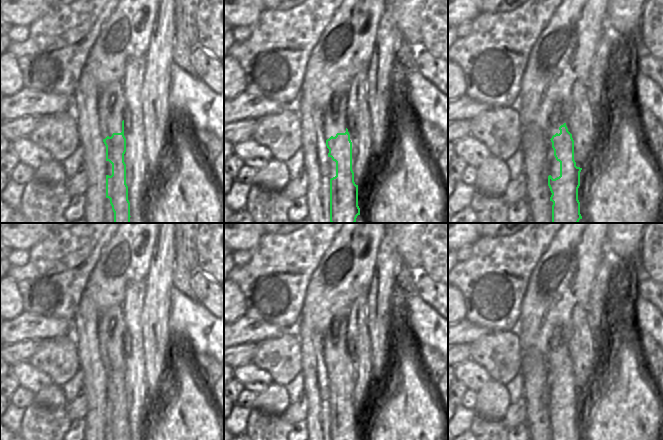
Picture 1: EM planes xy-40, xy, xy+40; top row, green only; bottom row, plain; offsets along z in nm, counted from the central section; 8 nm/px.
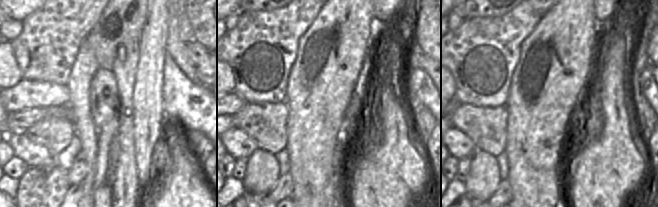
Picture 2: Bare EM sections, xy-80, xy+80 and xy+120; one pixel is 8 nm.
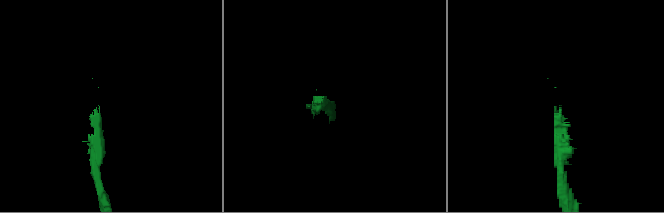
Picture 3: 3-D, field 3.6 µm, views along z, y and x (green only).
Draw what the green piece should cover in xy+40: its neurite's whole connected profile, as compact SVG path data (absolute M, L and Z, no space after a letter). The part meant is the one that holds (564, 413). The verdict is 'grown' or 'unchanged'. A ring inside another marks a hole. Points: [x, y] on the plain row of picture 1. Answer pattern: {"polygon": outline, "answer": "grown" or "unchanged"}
{"polygon": "M559 325L550 340L548 362L560 386L560 400L555 403L548 400L552 440L581 440L578 412L582 392L577 391L574 384L574 364L568 346L571 336L572 325Z", "answer": "grown"}

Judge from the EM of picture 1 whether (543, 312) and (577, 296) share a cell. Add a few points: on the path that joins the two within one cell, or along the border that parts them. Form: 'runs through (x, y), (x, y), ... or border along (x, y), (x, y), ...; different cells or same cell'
runs through (551, 304), (559, 296), (569, 296); same cell

